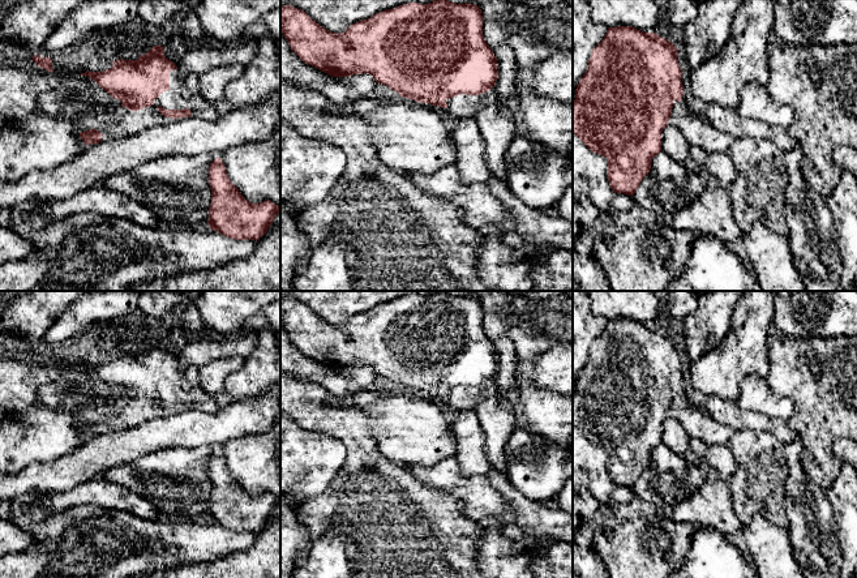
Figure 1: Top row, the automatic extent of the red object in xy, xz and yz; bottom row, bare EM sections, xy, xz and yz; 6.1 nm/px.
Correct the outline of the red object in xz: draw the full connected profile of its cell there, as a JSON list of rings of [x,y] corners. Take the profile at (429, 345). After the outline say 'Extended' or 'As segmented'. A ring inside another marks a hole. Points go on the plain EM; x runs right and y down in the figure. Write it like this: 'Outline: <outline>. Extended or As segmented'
Outline: [[[447,291],[429,296],[408,295],[378,304],[340,326],[326,322],[304,303],[284,297],[280,300],[280,324],[305,356],[329,368],[368,365],[377,376],[429,402],[441,401],[457,412],[474,410],[487,440],[484,453],[493,470],[507,478],[505,446],[510,434],[522,425],[522,419],[517,404],[505,399],[497,388],[497,351],[484,331],[477,297]]]. Extended

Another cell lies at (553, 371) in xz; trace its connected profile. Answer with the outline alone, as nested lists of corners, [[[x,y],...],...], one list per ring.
[[[554,344],[540,355],[531,380],[540,389],[573,397],[573,344]]]

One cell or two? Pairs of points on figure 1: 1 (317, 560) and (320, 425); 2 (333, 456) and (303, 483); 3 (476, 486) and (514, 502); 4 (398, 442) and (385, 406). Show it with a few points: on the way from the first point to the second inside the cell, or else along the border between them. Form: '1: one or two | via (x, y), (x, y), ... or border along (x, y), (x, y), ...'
1: two | border along (326, 529), (335, 530), (346, 553)
2: one | via (325, 461), (311, 475)
3: two | border along (501, 495), (510, 509)
4: one | via (398, 433), (398, 422), (391, 415)

